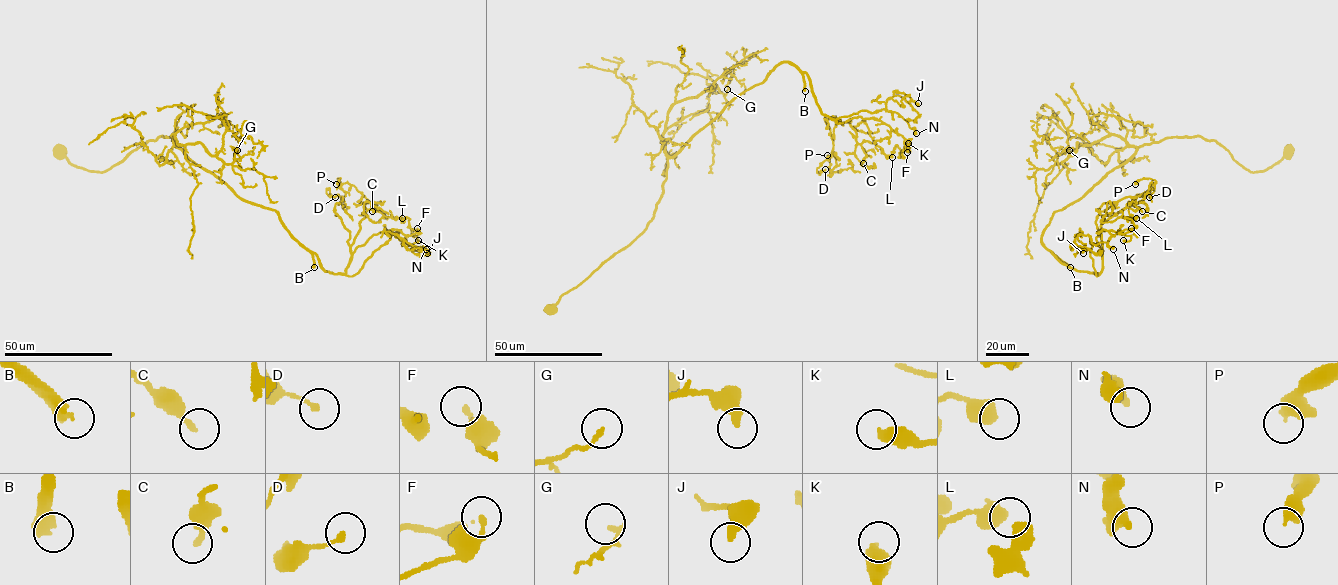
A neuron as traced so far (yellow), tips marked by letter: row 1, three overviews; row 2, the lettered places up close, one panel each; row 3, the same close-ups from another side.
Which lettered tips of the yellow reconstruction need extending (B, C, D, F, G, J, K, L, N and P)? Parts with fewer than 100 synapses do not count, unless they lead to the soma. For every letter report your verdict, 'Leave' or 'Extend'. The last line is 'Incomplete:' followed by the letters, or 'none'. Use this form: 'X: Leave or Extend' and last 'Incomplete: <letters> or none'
B: Extend
C: Leave
D: Leave
F: Leave
G: Leave
J: Leave
K: Leave
L: Leave
N: Leave
P: Leave
Incomplete: B

